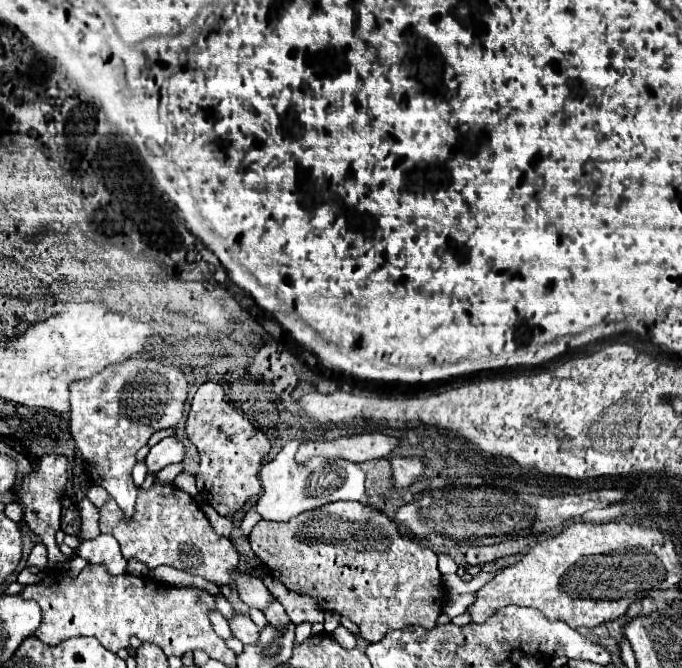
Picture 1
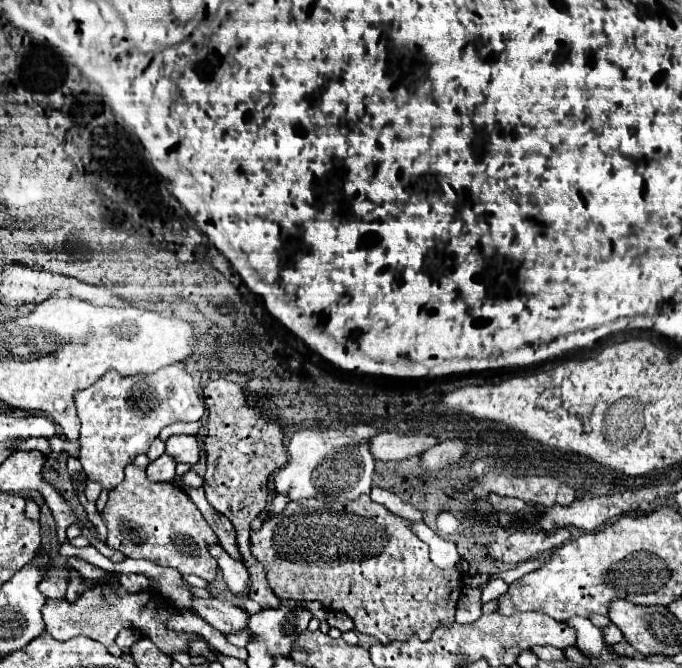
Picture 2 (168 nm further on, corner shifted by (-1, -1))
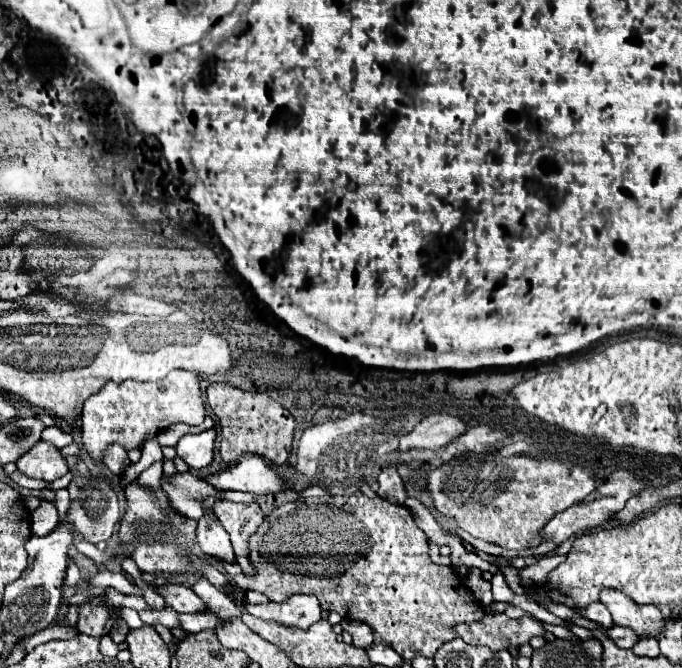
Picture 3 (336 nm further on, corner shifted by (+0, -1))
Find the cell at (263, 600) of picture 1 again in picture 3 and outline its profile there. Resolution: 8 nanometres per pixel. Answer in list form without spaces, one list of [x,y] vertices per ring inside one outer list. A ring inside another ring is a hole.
[[[204,515],[198,521],[198,543],[204,553],[210,553],[216,559],[222,559],[226,563],[236,563],[234,549],[230,543],[230,537],[226,529],[220,525],[220,521]]]

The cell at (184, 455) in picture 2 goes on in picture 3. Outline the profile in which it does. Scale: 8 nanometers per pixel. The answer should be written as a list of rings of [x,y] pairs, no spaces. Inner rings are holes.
[[[208,429],[198,435],[184,435],[176,443],[178,457],[182,457],[192,469],[202,469],[212,461],[216,431]]]

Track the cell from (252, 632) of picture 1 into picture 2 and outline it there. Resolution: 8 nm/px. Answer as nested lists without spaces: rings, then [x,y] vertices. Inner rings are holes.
[[[193,599],[193,611],[205,619],[211,627],[215,627],[221,633],[235,633],[247,627],[249,615],[245,611],[241,611],[239,607],[231,605],[229,601],[221,601],[221,599]]]

